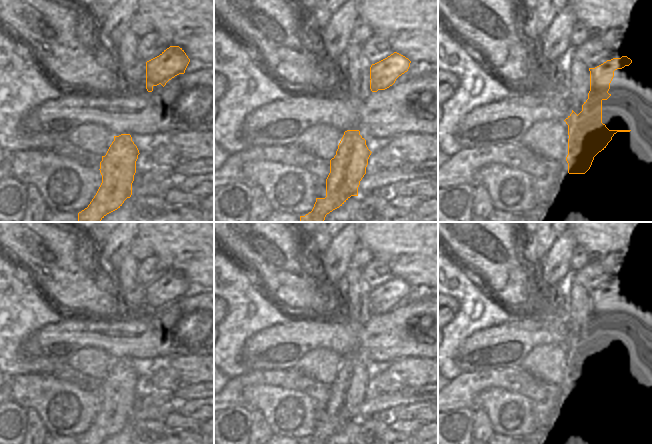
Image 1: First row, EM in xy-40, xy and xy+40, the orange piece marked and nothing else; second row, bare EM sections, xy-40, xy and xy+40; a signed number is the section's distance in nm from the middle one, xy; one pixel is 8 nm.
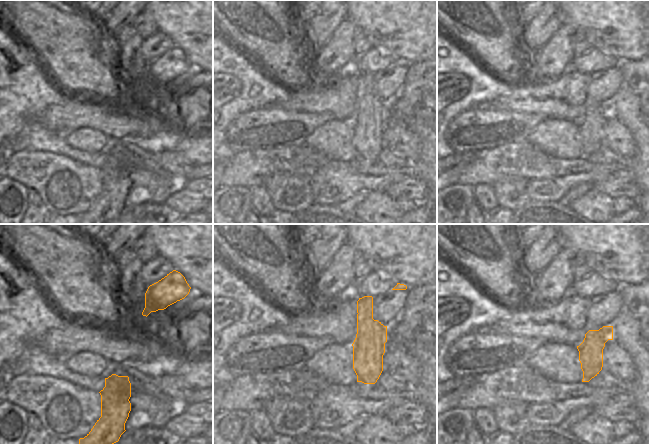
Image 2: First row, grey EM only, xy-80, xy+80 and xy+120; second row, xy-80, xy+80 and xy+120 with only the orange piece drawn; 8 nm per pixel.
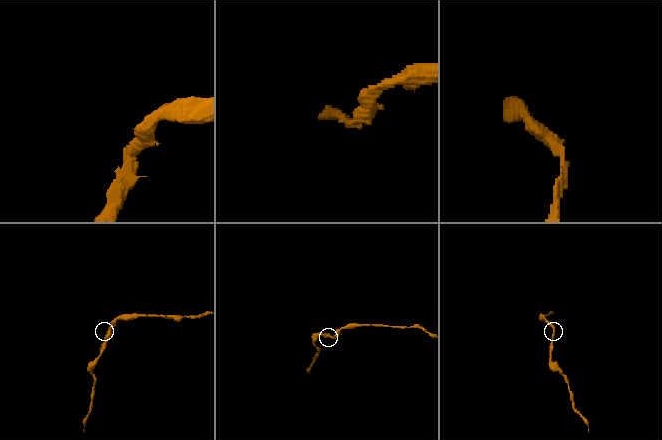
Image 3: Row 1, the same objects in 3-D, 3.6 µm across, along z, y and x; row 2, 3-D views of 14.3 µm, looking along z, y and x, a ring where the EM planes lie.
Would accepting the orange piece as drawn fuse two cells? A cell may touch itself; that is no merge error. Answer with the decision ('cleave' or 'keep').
cleave

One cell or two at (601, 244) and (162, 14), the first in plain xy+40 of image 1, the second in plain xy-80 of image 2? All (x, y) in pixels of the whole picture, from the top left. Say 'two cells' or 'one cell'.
one cell

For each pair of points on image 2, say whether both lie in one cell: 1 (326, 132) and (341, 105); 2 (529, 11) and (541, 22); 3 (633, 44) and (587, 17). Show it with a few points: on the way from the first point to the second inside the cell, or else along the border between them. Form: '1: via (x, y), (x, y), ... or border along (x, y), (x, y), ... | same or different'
1: border along (333, 119), (349, 119), (351, 121) | different
2: border along (539, 10), (523, 27), (517, 30) | different
3: via (622, 33), (606, 17), (598, 17) | same

